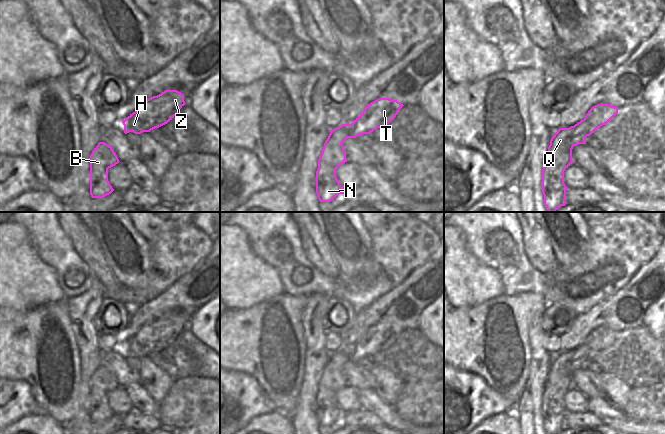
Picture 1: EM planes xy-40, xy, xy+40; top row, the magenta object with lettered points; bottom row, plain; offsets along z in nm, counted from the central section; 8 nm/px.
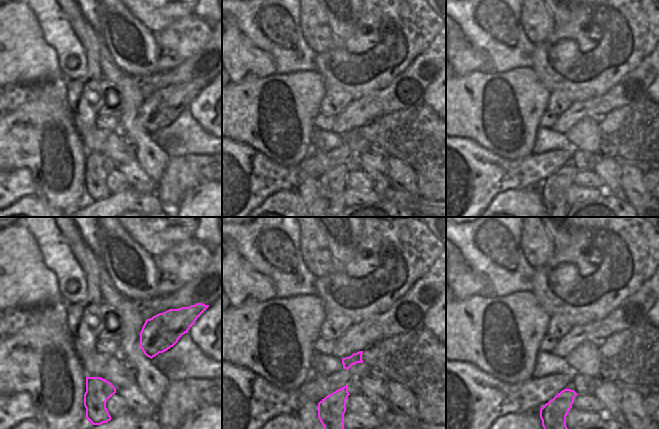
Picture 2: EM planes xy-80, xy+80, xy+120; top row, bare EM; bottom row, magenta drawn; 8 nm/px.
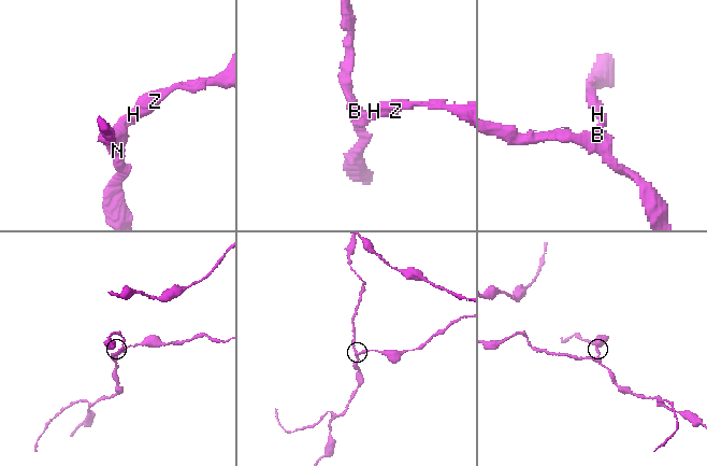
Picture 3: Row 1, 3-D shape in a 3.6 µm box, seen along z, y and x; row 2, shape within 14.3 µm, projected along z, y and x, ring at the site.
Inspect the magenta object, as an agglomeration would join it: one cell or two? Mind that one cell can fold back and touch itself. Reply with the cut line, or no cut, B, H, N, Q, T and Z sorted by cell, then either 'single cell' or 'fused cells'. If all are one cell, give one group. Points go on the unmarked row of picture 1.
xy+40 (574, 350), (573, 369) | B N Q / H T Z | fused cells

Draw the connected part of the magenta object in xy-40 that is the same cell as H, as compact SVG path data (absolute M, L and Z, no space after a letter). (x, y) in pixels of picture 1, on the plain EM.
M165 314L142 326L125 344L124 357L150 356L170 346L185 329L184 319L177 314Z

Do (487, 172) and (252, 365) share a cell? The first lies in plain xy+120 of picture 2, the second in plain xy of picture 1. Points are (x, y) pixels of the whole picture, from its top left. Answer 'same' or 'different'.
different

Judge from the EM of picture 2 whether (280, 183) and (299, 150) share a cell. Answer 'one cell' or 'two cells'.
two cells

